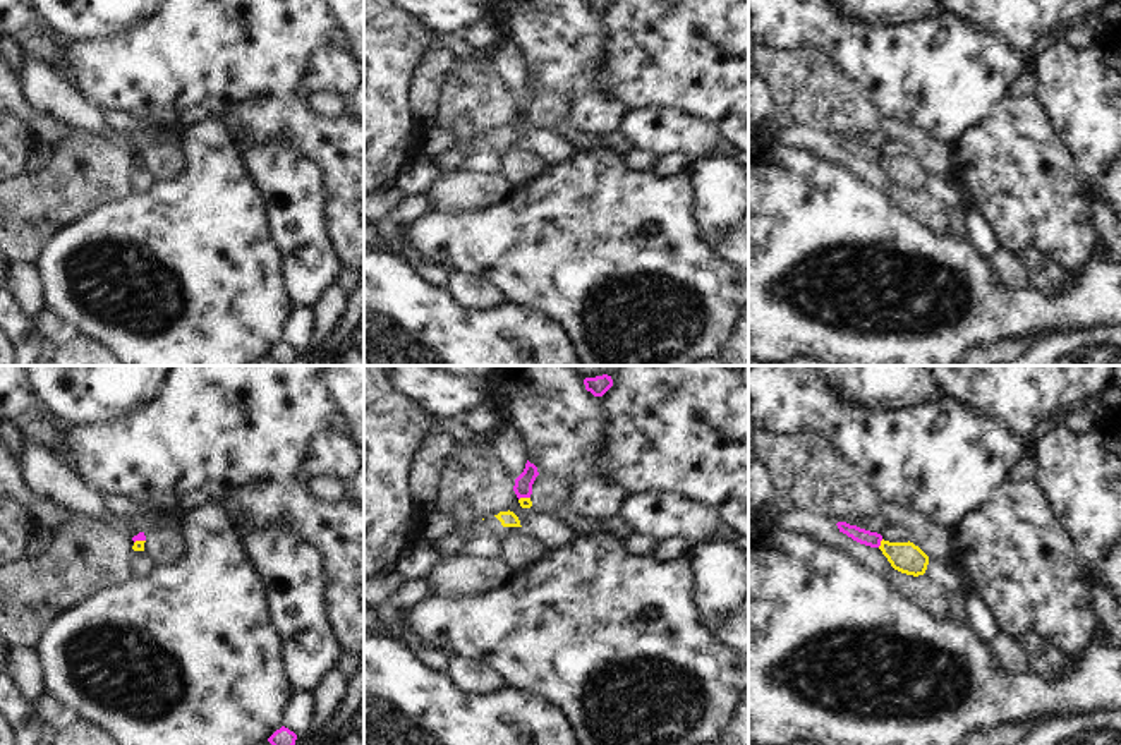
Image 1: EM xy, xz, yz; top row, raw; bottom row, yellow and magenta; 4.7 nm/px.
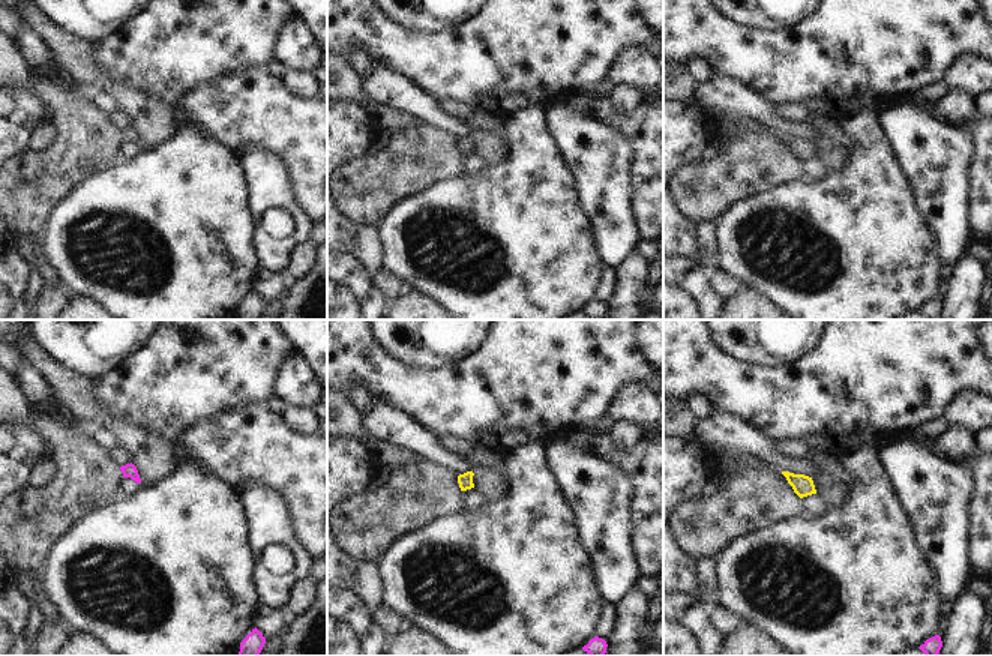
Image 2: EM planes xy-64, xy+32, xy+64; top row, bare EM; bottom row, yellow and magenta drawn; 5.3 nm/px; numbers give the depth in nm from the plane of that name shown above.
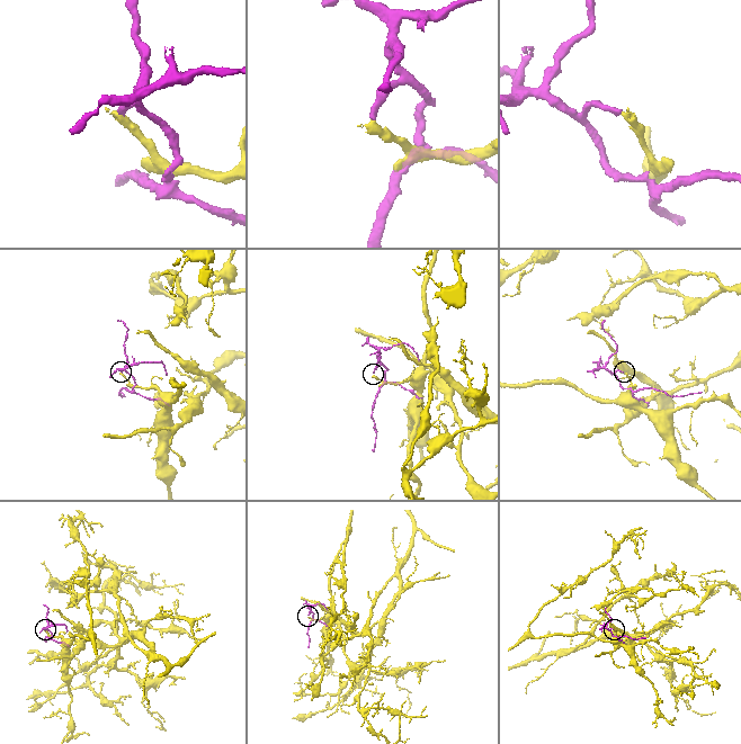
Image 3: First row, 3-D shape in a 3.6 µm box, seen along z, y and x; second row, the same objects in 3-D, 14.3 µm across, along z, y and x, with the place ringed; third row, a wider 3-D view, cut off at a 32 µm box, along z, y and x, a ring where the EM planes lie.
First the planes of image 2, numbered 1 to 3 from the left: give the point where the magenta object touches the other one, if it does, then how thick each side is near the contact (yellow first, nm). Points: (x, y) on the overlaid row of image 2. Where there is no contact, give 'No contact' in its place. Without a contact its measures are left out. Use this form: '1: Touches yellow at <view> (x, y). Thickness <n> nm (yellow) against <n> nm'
1: No contact
2: No contact
3: No contact

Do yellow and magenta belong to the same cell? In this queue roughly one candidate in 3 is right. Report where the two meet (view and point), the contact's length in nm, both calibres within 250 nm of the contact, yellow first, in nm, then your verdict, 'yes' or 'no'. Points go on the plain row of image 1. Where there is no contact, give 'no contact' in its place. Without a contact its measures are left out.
yz (881, 158) | 50 nm | 140/70 nm | no

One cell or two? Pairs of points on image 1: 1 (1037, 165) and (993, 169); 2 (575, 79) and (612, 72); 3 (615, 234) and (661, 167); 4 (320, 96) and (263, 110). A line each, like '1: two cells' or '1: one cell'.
1: one cell
2: two cells
3: two cells
4: two cells

